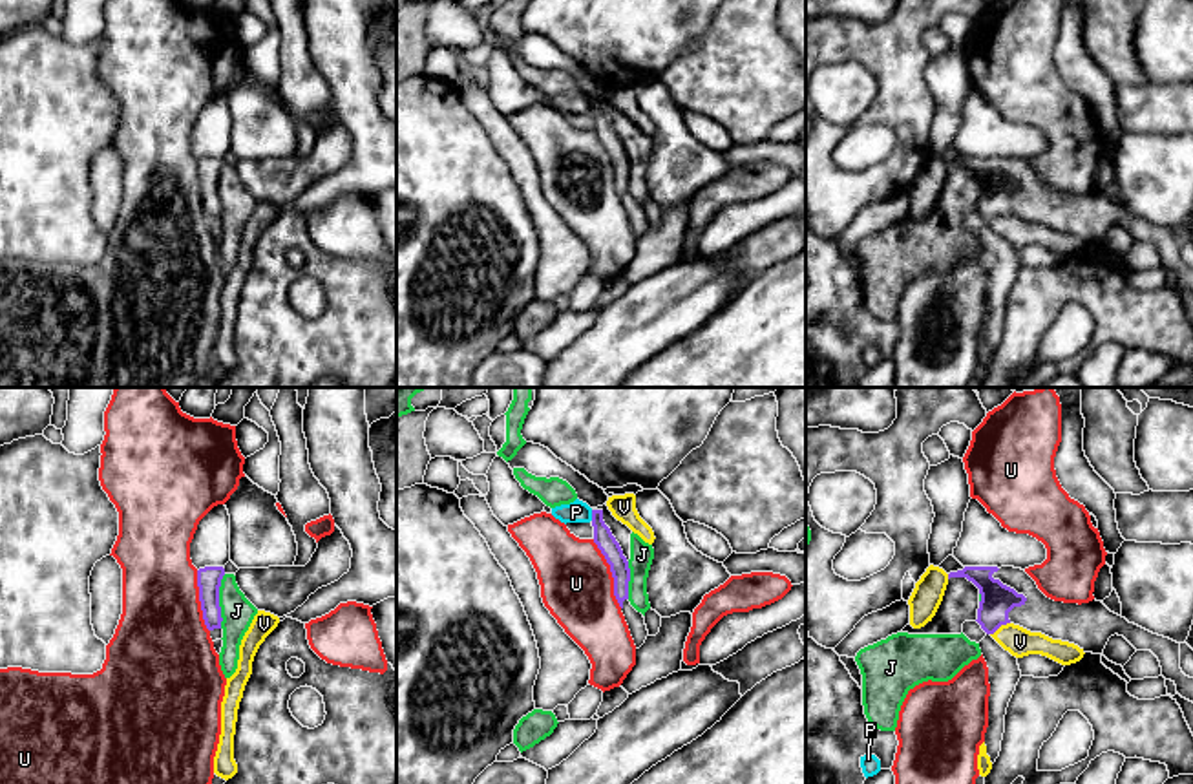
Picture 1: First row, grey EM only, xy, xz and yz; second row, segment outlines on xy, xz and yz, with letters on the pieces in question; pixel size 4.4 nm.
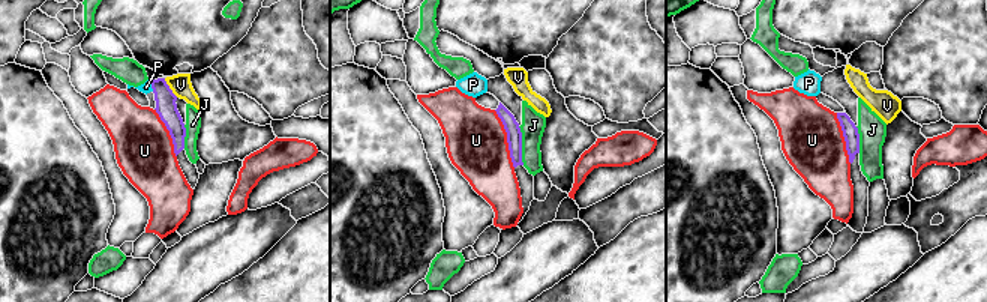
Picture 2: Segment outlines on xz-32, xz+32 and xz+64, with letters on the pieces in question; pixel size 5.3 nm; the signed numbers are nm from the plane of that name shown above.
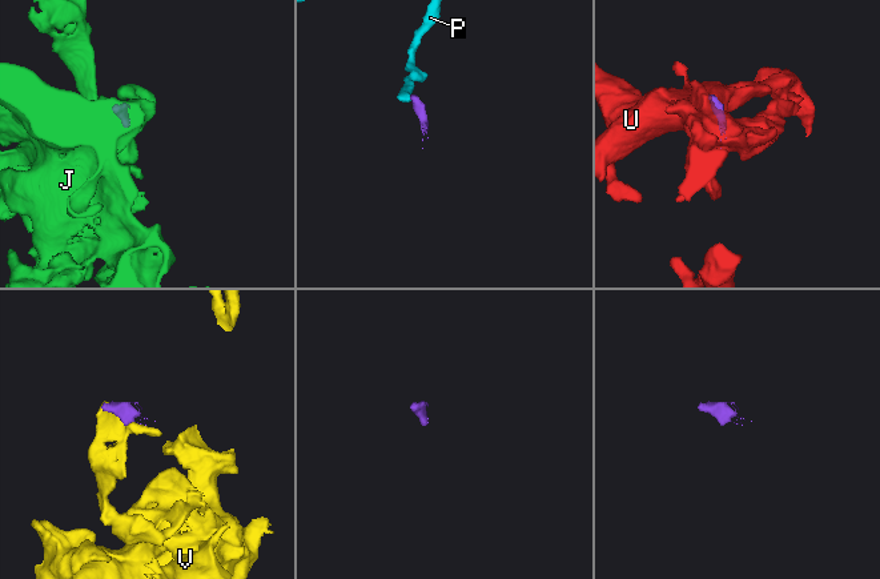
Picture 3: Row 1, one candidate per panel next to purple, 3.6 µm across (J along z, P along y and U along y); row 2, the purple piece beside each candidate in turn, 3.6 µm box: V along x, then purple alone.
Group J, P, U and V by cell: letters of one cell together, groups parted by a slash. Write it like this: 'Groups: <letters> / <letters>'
Groups: J / P / U / V

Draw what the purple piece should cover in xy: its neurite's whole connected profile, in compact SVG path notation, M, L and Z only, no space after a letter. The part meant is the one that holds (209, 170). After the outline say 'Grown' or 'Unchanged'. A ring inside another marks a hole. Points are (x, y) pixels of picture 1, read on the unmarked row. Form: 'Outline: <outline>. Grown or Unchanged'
Outline: M205 157L197 161L199 192L208 221L221 219L219 177L223 166L223 157Z. Unchanged

